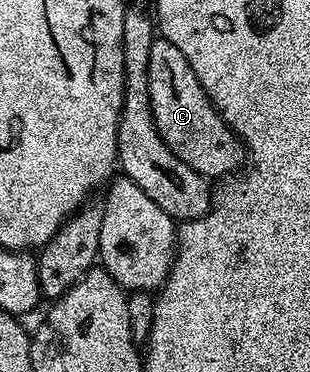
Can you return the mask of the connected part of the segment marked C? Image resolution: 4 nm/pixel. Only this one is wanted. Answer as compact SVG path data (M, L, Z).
M161 35L155 36L152 55L148 55L148 95L159 135L172 155L188 163L192 171L207 179L225 179L243 164L242 142L224 123L200 79L196 79L196 71L192 71L188 59Z

